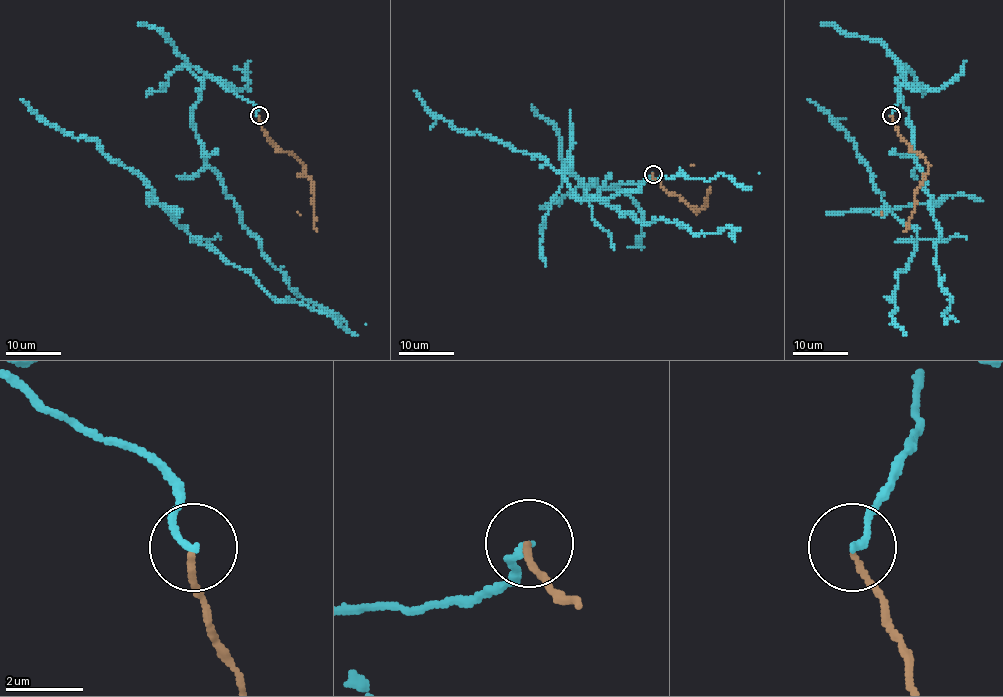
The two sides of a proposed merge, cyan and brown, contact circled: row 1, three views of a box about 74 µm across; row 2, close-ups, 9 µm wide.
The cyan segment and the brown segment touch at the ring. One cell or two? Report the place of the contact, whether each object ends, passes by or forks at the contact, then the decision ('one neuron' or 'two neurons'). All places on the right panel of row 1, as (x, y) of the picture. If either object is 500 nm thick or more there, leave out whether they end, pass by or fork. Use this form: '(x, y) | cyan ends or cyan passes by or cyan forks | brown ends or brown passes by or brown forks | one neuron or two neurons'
(891, 115) | cyan ends | brown ends | two neurons

